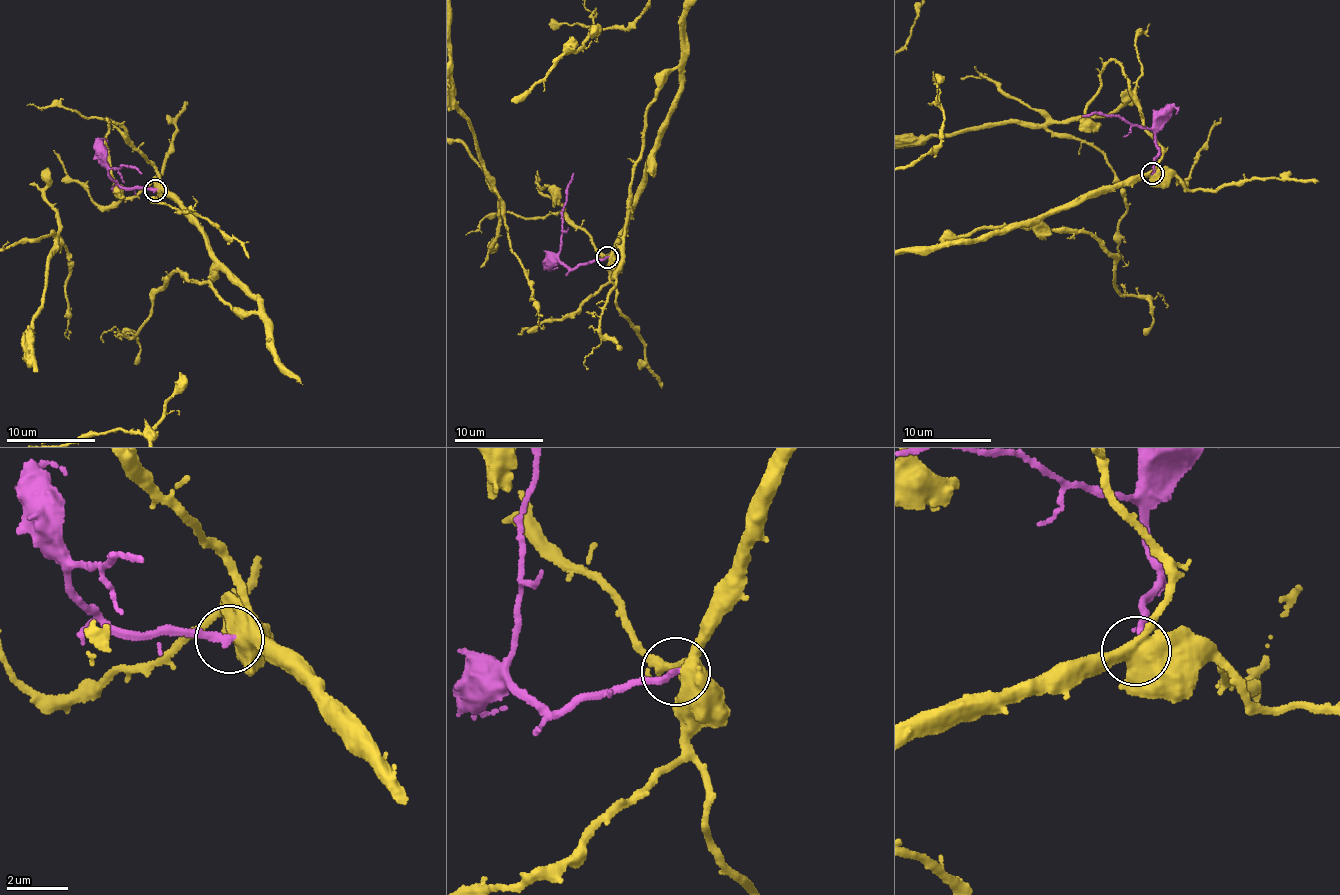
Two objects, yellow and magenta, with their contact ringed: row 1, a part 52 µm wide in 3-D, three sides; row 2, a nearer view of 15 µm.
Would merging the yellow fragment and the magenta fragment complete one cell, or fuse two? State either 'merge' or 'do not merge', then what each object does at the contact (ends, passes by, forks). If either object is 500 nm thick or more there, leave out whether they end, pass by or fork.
merge | yellow forks | magenta ends

